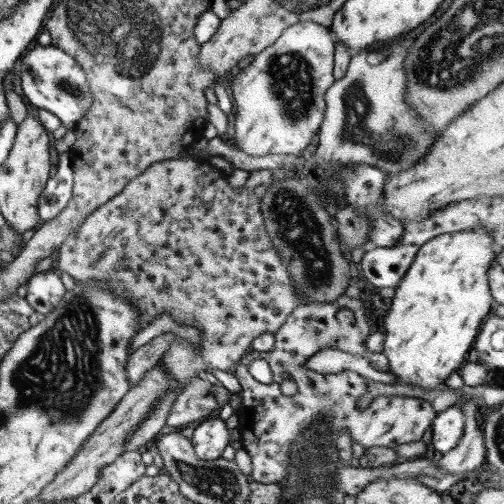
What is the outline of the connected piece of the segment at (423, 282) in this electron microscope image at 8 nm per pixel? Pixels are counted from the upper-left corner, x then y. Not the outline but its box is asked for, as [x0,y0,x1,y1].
[382,227,503,390]

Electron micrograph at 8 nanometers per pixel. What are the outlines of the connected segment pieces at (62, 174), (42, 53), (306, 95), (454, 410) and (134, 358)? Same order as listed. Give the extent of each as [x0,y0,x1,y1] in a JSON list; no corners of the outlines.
[[37,154,72,221],[15,44,95,129],[231,21,335,157],[431,404,464,453],[125,332,174,388]]

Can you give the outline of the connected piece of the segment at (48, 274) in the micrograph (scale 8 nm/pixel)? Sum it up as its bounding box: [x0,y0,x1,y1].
[23,270,65,316]

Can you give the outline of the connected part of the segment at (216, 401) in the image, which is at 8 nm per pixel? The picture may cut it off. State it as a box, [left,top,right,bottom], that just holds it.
[165,376,240,426]

